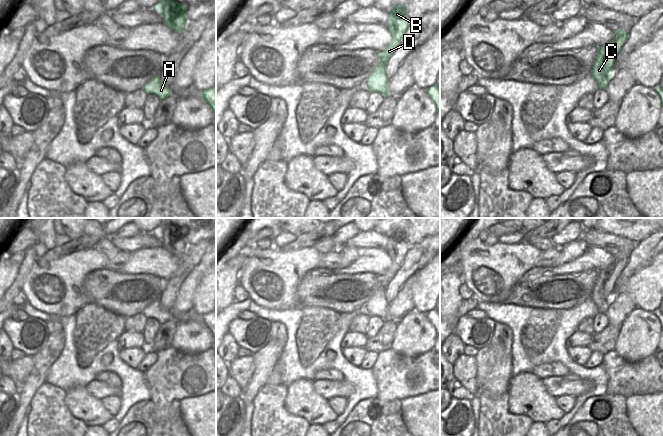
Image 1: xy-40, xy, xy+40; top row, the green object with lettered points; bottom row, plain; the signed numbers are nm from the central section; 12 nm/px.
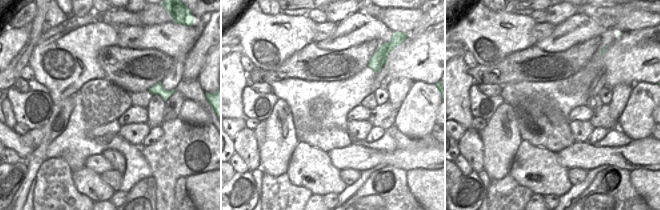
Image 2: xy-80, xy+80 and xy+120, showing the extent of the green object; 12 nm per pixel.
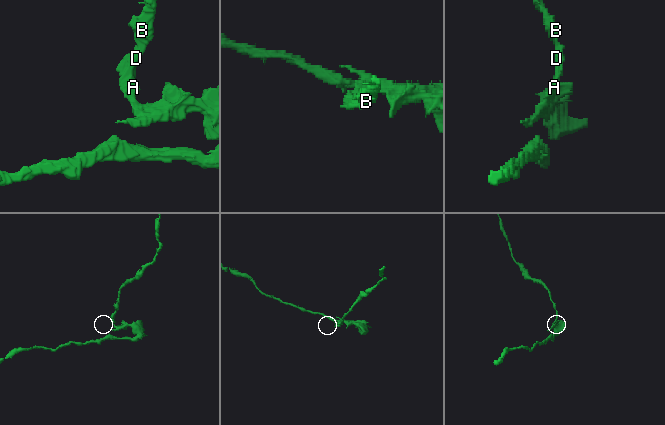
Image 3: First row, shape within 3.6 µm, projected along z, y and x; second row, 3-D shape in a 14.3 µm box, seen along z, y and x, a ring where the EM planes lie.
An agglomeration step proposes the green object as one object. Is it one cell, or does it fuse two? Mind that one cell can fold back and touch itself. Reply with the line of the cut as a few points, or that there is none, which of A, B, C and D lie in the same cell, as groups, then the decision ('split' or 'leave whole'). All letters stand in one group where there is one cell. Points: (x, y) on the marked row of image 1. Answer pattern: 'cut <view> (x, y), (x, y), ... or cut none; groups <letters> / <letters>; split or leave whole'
cut xy+40 (606, 45), (605, 69), (612, 77); groups A C / B D; split

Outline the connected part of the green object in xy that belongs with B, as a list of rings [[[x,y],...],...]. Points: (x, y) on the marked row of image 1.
[[[397,5],[387,13],[389,14],[389,17],[386,26],[392,34],[392,40],[385,50],[378,53],[378,57],[381,59],[384,66],[387,65],[389,59],[402,42],[405,32],[411,24],[411,21],[407,17],[407,11],[404,5]]]

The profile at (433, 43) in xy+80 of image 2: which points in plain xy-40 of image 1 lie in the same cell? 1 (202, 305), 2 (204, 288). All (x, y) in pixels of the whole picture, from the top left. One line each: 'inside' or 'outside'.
1: inside
2: inside

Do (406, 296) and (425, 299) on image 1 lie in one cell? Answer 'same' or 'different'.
different

